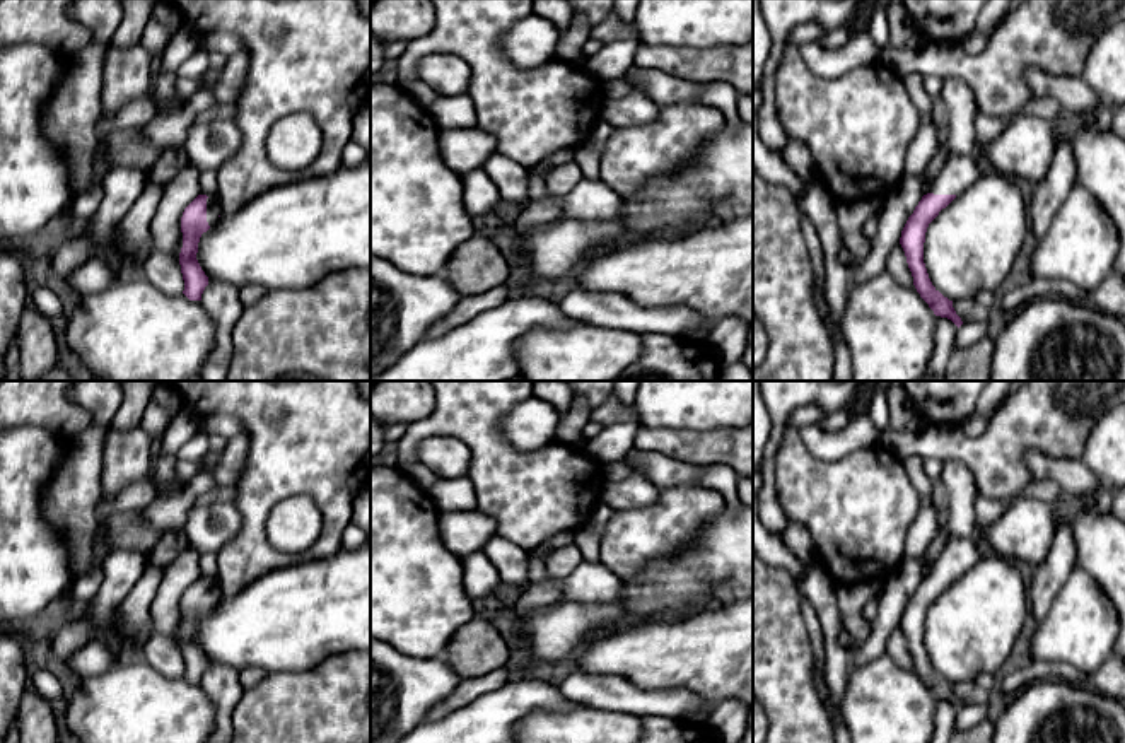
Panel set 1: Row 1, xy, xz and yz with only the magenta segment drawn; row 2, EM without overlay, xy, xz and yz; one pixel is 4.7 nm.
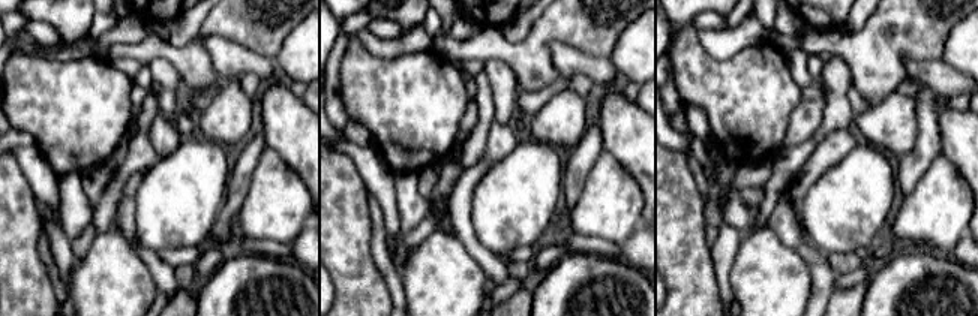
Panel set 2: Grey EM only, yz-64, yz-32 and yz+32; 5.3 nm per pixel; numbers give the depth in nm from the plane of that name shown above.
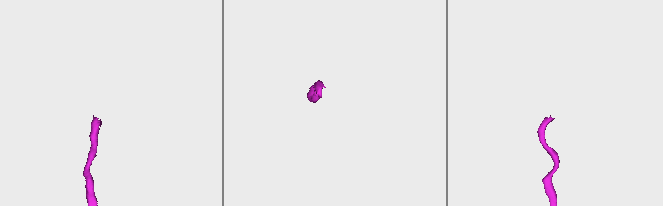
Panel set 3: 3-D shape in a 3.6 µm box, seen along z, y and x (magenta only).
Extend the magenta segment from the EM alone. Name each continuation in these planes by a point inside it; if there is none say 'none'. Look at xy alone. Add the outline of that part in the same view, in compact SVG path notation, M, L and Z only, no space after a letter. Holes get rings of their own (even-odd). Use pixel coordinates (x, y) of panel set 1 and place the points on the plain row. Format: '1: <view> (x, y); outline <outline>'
1: xy (212, 585); outline M219 577L207 581L207 605L213 608L219 601Z

